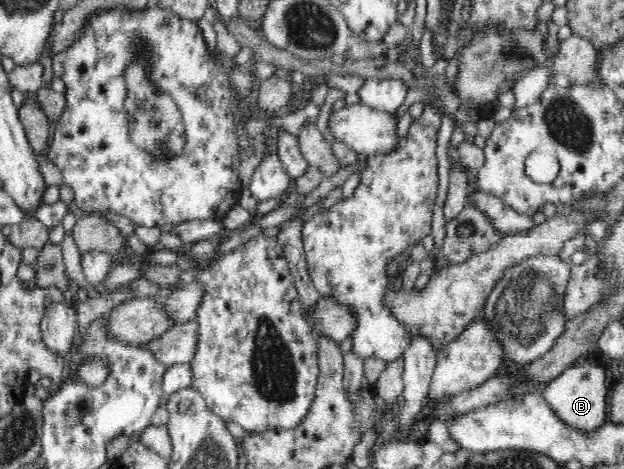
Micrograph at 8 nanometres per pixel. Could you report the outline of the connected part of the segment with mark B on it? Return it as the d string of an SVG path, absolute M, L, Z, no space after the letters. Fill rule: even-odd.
M602 367L566 368L552 378L540 393L560 420L576 431L592 433L606 423L606 371Z

